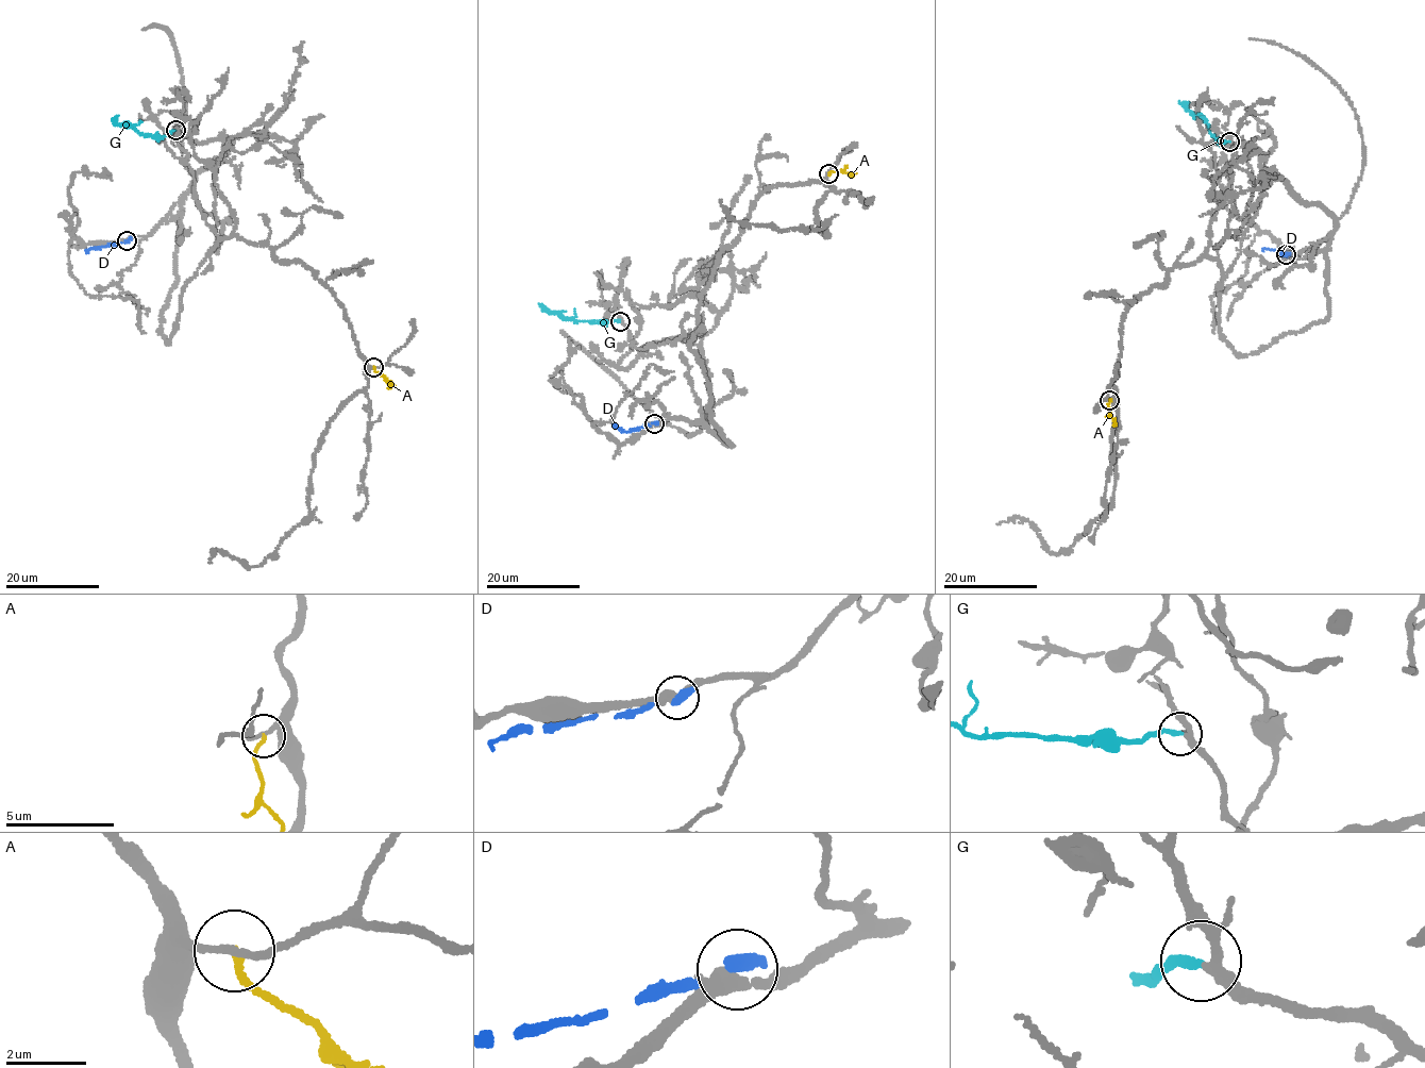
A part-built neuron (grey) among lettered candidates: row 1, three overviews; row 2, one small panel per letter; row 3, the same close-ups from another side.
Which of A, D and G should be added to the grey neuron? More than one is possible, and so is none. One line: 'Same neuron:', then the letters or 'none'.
Same neuron: G

